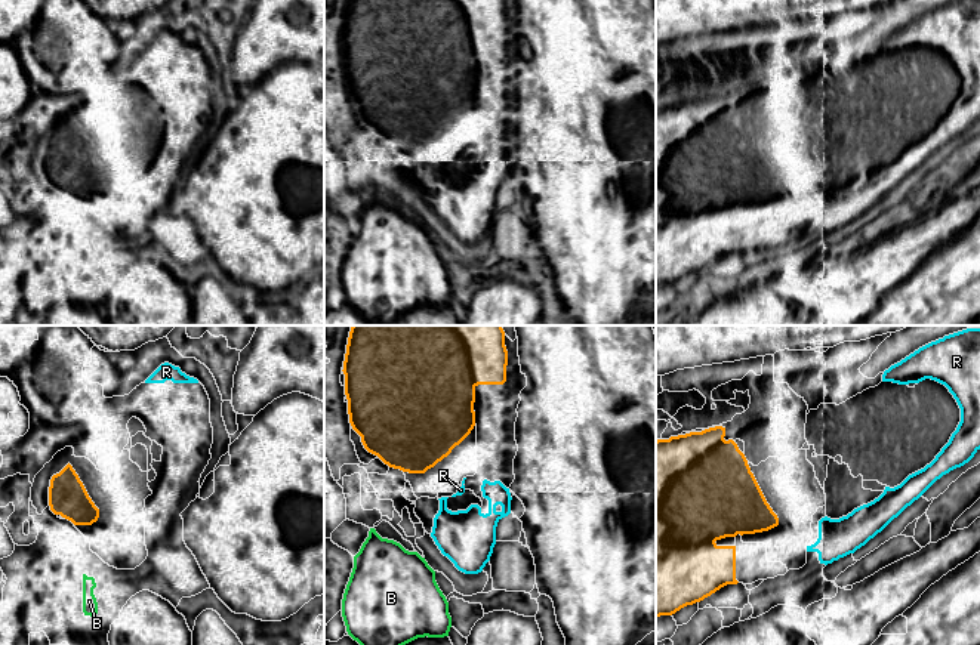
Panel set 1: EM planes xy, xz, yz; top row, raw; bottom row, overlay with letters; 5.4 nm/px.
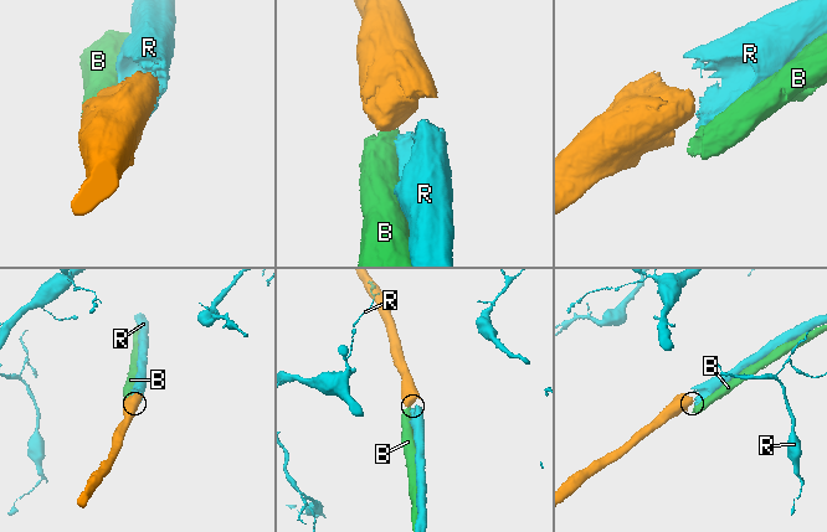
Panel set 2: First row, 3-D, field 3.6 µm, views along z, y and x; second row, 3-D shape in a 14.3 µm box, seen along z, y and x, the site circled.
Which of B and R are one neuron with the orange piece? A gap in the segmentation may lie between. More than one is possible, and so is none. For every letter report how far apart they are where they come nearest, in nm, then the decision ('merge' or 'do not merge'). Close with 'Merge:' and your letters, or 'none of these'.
B: gap 280 nm; do not merge
R: gap 150 nm; merge
Merge: R

